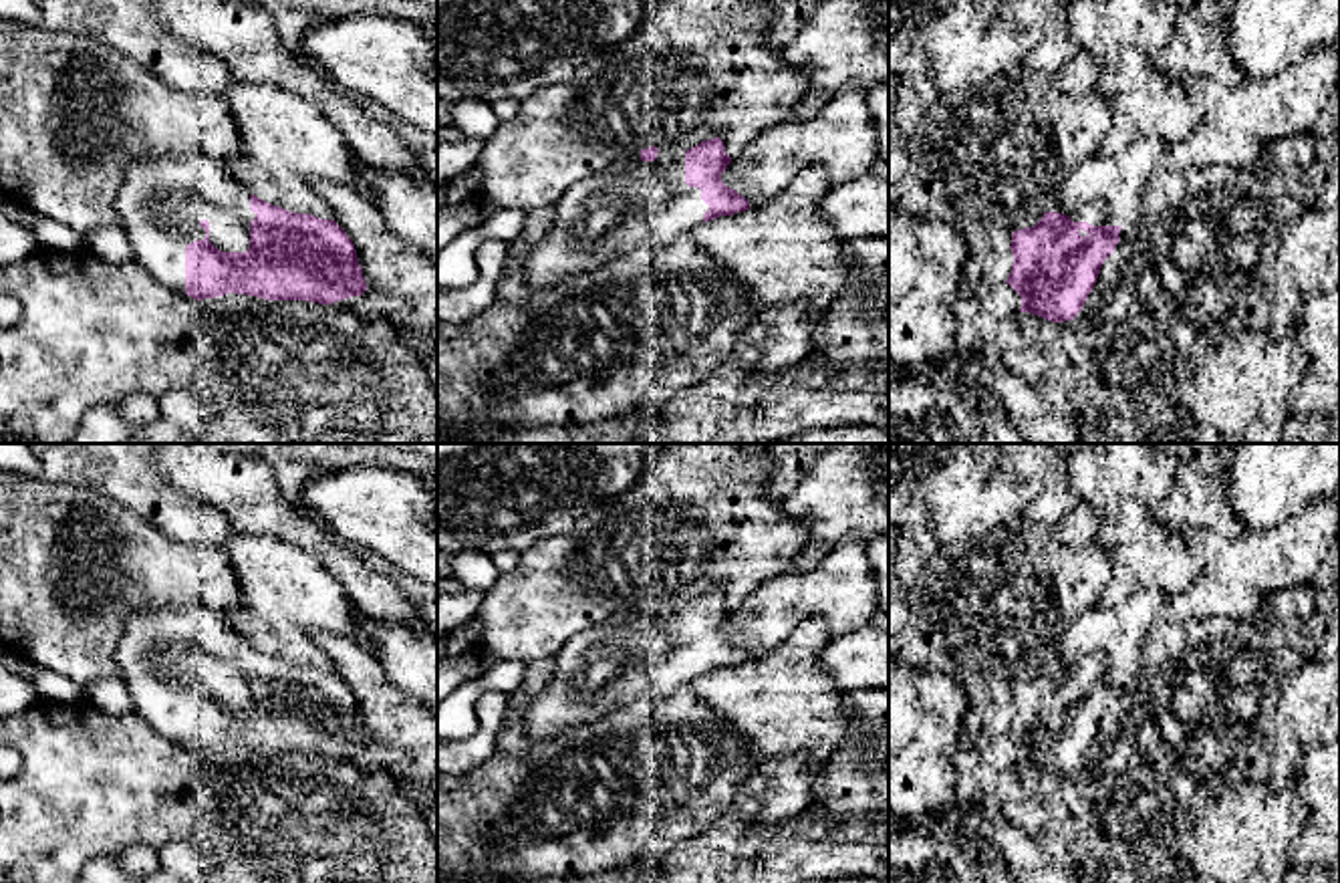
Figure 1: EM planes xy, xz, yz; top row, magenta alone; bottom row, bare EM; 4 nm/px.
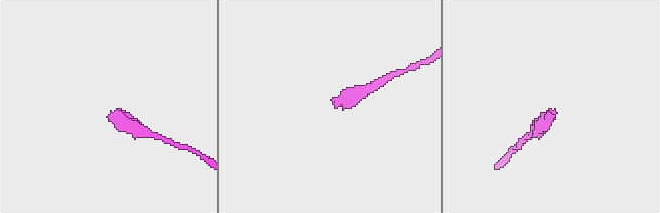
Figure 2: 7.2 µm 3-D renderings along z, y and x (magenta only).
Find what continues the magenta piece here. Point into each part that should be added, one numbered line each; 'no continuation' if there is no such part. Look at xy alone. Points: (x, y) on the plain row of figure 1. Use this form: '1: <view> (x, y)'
1: xy (160, 654)

